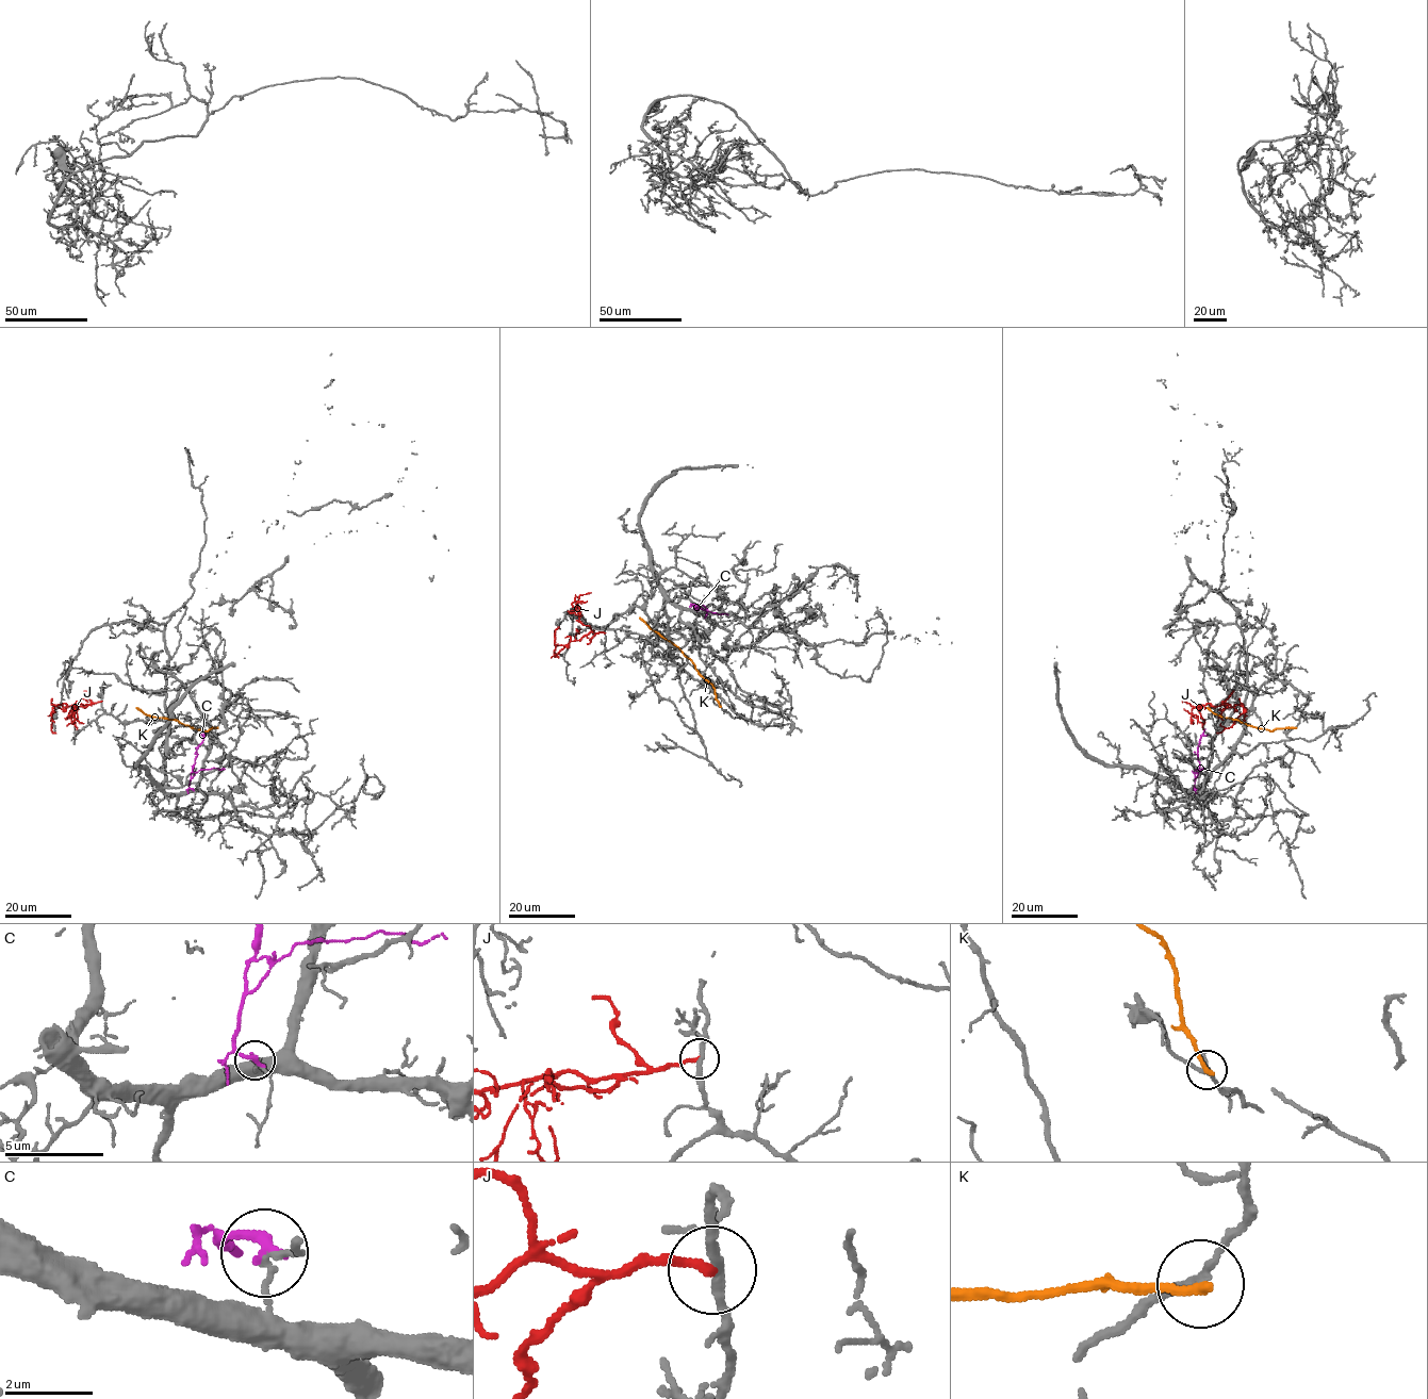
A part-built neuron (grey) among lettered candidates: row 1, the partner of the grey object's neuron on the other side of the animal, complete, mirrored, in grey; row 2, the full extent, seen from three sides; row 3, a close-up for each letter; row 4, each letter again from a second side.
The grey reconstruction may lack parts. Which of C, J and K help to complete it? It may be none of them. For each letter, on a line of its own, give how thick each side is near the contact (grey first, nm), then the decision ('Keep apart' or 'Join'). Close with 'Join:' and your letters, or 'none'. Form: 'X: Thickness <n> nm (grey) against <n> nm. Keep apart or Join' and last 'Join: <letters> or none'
C: Thickness 110 nm (grey) against 280 nm. Keep apart
J: Thickness 200 nm (grey) against 200 nm. Keep apart
K: Thickness 180 nm (grey) against 240 nm. Keep apart
Join: none

